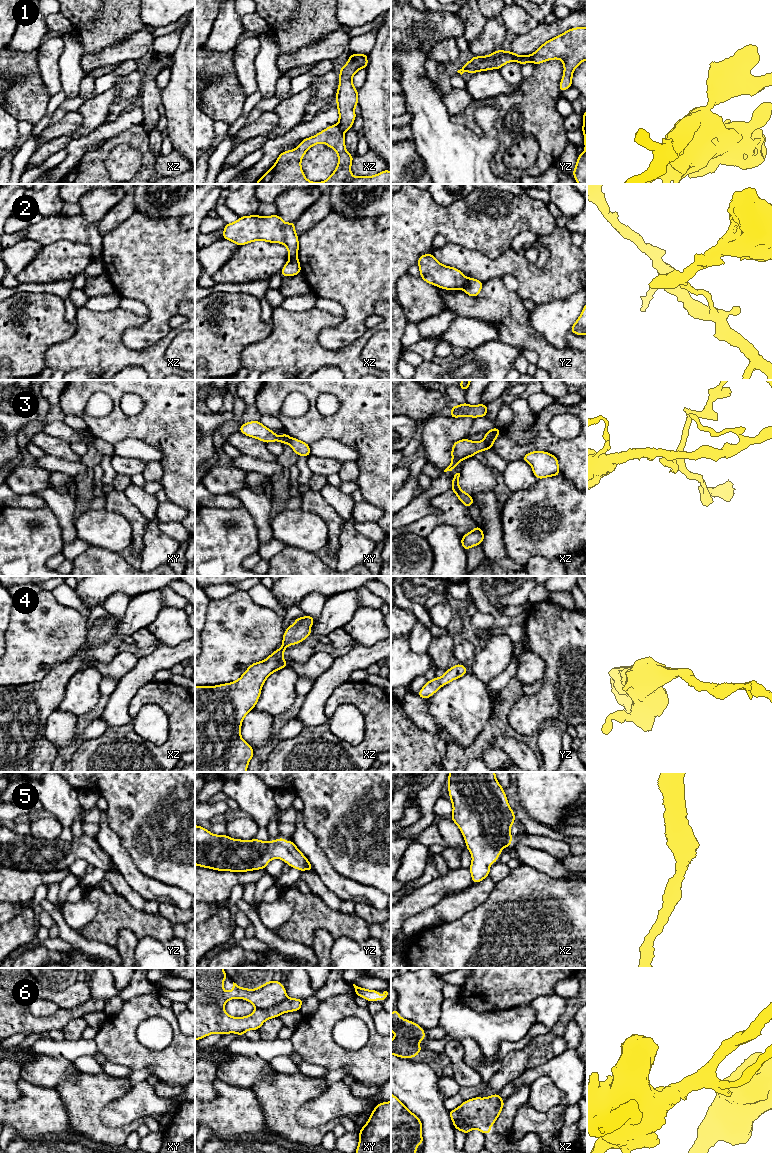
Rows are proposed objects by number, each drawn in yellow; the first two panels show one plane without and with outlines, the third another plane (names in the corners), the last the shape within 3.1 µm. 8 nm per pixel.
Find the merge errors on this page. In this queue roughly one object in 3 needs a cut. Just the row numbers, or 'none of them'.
1, 2, 3

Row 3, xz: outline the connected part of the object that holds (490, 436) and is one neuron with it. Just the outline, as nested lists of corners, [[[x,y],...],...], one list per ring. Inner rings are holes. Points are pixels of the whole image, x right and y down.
[[[494,427],[492,430],[485,432],[484,442],[487,445],[487,449],[493,450],[492,446],[496,438],[499,436],[499,434],[500,434],[500,429],[497,427]]]

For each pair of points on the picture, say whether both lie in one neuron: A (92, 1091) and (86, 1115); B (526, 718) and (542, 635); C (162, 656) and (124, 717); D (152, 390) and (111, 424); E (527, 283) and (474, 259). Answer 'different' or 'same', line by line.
A: same
B: same
C: same
D: same
E: same

